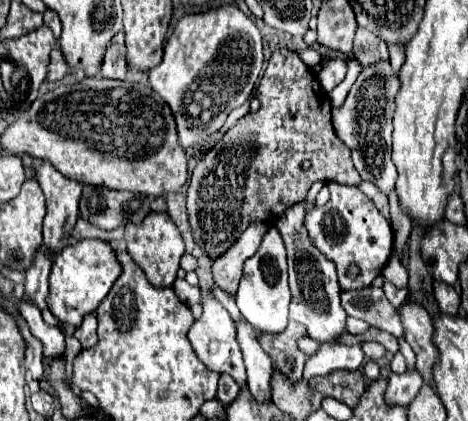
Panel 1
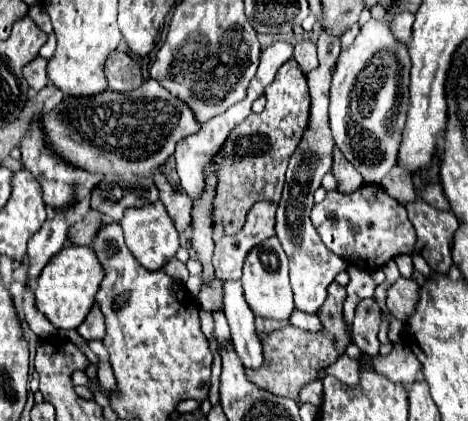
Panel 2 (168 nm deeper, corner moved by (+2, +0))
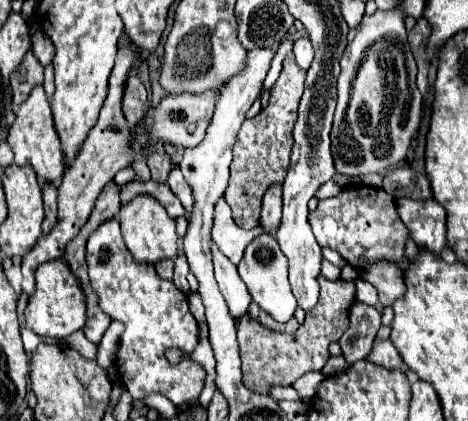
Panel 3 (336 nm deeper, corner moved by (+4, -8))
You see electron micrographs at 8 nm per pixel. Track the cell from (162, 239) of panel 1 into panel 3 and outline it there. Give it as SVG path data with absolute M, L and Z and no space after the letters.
M134 196L128 204L120 208L118 214L122 236L126 242L126 248L132 252L132 256L138 262L150 262L156 264L162 258L176 258L178 250L178 236L176 236L176 222L166 214L164 206L152 198L152 196Z

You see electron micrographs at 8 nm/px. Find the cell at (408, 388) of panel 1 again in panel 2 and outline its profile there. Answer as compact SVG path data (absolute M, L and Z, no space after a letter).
M394 344L388 356L374 356L372 366L378 374L386 376L390 382L410 384L422 374L422 364L406 344Z

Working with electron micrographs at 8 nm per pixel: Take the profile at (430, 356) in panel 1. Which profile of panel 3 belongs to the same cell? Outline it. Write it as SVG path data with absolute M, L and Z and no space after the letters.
M376 260L374 264L370 264L362 270L362 278L378 290L378 298L380 298L382 306L392 306L392 302L398 296L404 296L404 292L406 292L402 270L396 262Z

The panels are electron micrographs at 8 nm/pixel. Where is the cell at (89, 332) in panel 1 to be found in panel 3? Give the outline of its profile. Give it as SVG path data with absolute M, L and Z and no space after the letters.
M86 288L86 306L88 306L88 320L86 320L86 324L84 324L84 334L86 334L86 338L90 340L90 342L94 342L94 344L98 344L100 342L100 338L104 336L104 332L108 330L108 326L110 326L110 316L108 314L104 314L102 310L100 310L100 306L98 306L98 296L94 294L94 290L92 288Z

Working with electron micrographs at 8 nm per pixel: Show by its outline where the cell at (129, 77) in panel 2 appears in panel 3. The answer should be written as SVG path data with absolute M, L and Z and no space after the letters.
M136 74L130 76L130 84L126 86L126 96L122 100L122 110L126 112L126 120L136 128L142 122L142 116L146 114L146 88L140 82Z

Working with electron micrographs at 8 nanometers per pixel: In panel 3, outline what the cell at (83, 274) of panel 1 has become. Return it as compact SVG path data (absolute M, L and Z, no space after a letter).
M62 258L46 262L36 270L36 290L28 300L24 318L26 326L34 330L38 336L50 336L56 340L62 340L84 326L86 322L84 292L80 290L78 280L70 272L70 266Z

